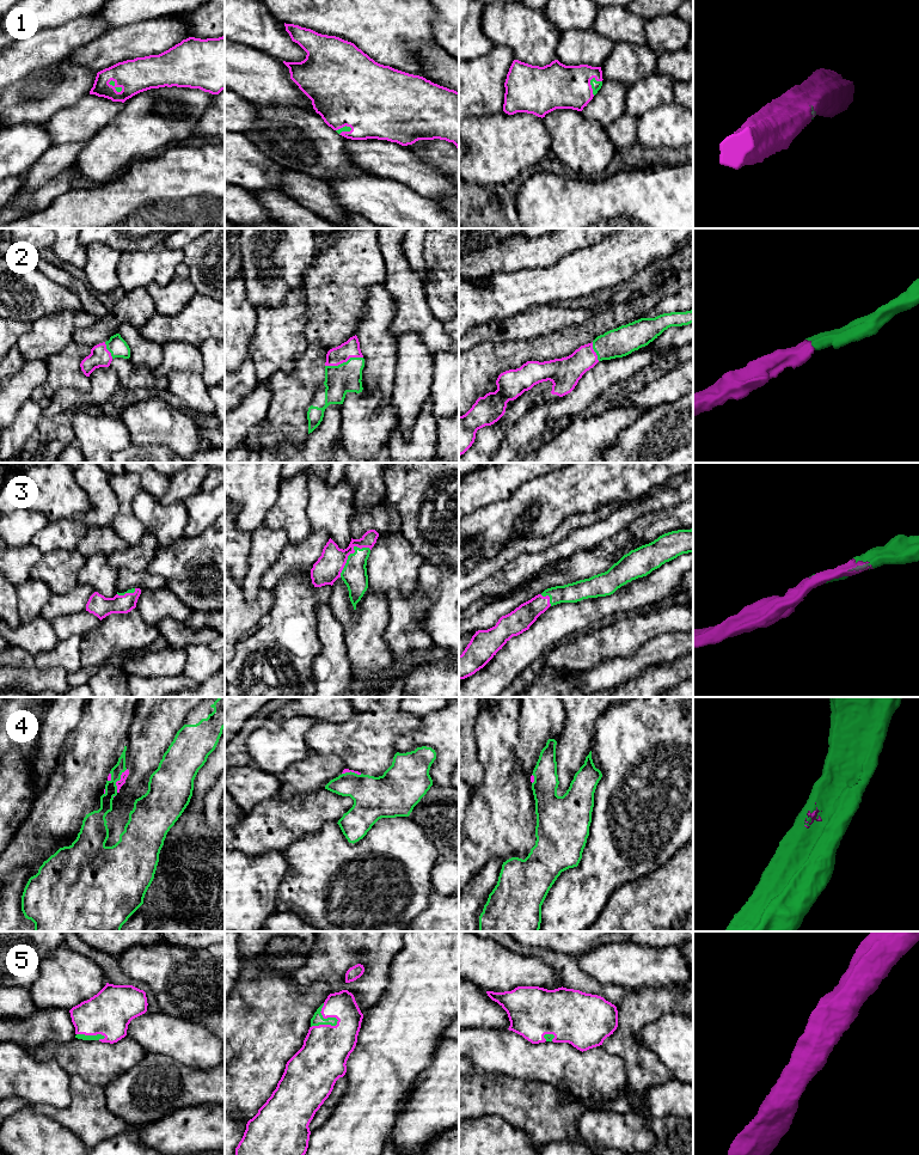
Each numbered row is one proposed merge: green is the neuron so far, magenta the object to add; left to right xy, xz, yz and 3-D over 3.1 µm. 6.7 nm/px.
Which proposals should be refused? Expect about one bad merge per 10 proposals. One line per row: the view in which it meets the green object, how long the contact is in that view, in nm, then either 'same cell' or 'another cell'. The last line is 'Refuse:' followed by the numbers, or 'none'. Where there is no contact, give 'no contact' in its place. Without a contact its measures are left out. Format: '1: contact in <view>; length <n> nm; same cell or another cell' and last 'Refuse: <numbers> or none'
1: contact in yz; length 130 nm; same cell
2: contact in xz; length 260 nm; same cell
3: contact in xz; length 280 nm; same cell
4: contact in xy; length 180 nm; same cell
5: contact in xz; length 200 nm; same cell
Refuse: none

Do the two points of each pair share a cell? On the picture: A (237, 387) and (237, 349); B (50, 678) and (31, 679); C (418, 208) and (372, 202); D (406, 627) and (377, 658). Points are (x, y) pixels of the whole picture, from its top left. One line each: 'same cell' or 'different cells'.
A: different cells
B: same cell
C: same cell
D: different cells

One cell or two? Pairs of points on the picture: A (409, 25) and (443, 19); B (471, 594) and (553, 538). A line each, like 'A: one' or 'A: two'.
A: two
B: two

